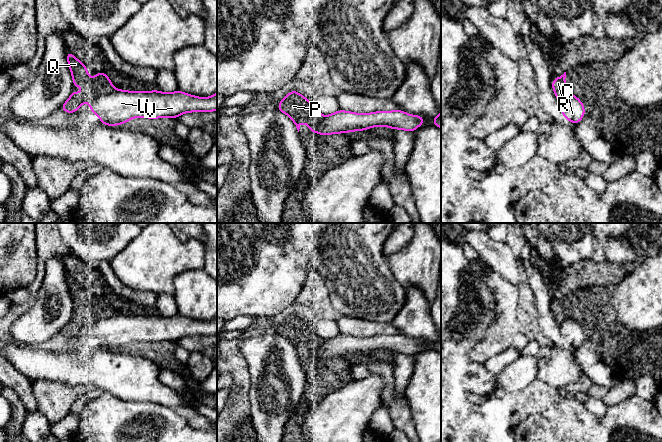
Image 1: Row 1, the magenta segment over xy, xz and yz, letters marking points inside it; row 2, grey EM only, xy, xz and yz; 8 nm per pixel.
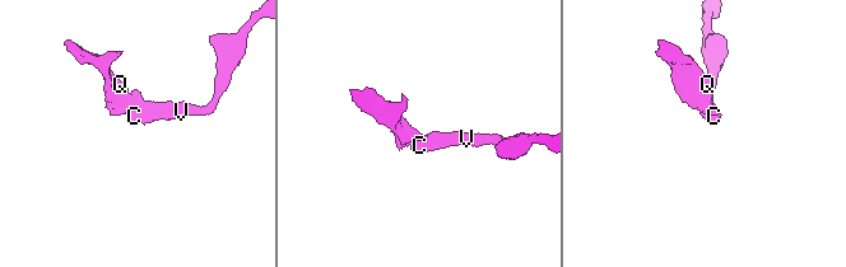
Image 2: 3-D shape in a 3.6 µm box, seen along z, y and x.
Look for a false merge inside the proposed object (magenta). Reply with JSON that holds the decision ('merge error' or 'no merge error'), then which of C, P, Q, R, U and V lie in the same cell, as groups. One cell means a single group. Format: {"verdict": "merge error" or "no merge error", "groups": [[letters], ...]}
{"verdict": "merge error", "groups": [["C", "U", "V"], ["P", "Q", "R"]]}

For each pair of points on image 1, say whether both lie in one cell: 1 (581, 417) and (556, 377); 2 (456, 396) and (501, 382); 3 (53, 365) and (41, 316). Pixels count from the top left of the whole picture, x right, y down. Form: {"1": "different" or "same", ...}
{"1": "different", "2": "different", "3": "different"}

